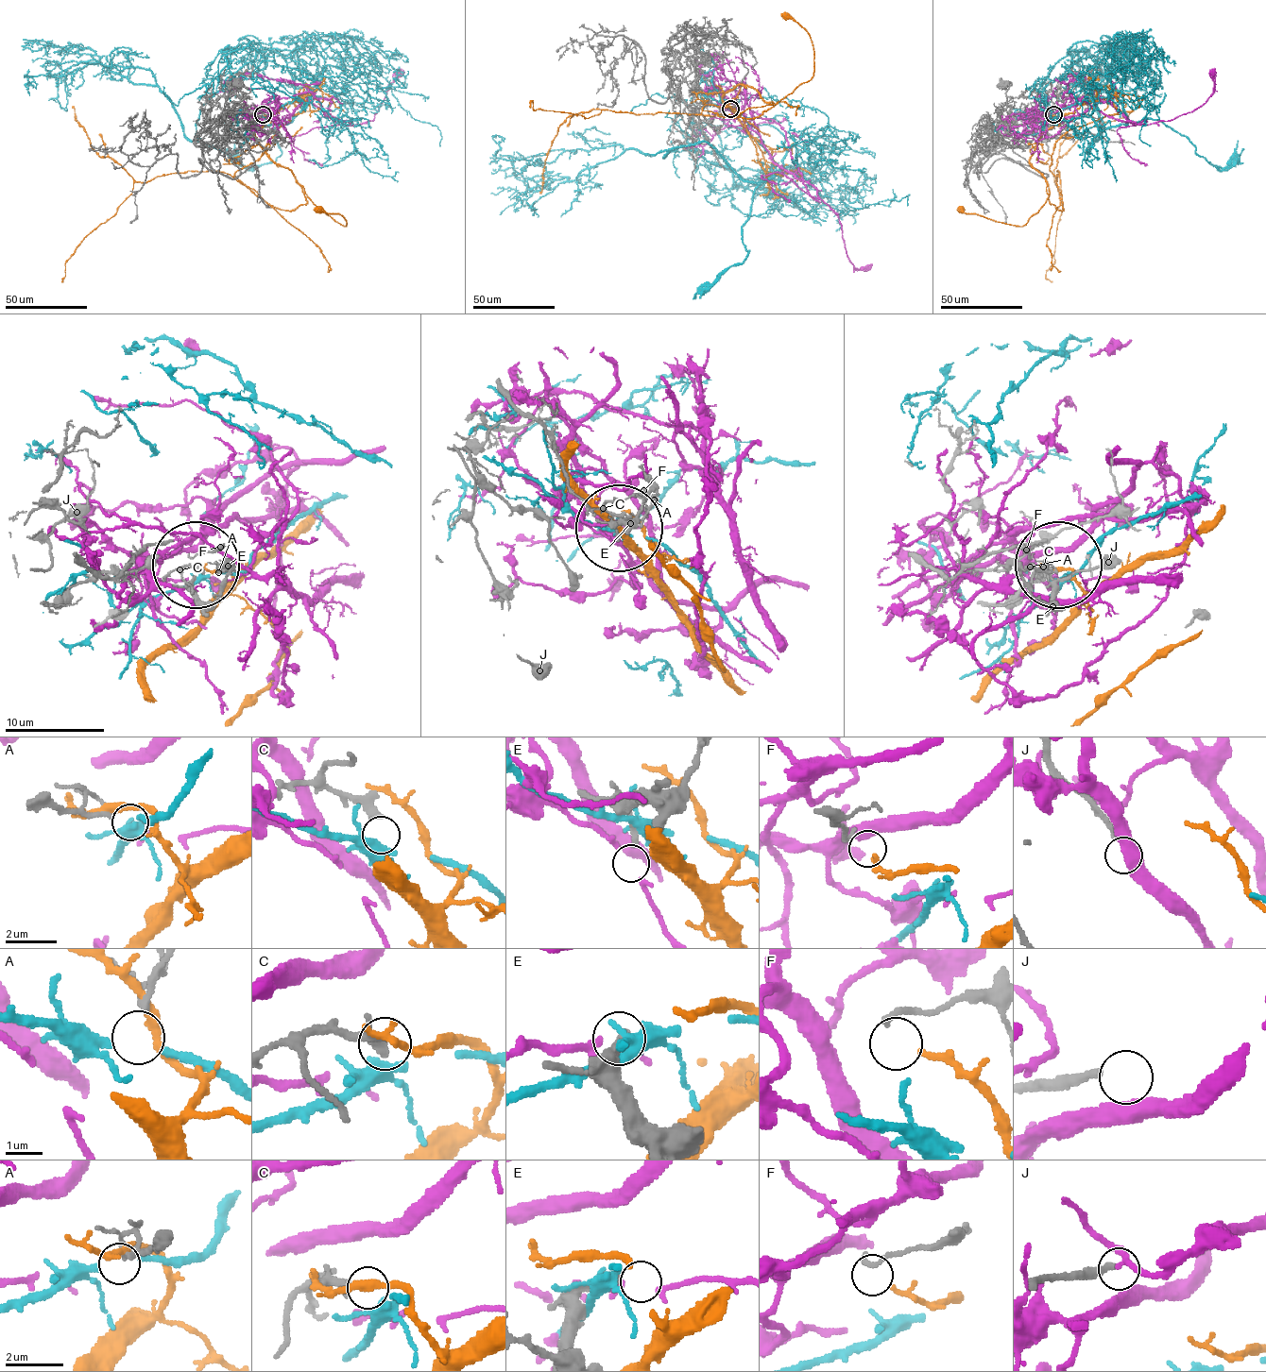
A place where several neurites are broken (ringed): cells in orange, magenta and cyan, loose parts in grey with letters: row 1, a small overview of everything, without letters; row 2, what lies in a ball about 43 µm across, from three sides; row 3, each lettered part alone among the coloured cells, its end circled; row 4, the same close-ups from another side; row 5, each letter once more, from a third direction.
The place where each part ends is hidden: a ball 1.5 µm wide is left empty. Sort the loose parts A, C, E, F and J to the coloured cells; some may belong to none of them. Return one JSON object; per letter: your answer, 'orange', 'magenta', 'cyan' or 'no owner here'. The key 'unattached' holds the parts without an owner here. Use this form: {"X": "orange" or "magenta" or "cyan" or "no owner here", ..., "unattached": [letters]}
{"A": "cyan", "C": "no owner here", "E": "no owner here", "F": "orange", "J": "no owner here", "unattached": ["C", "E", "J"]}

